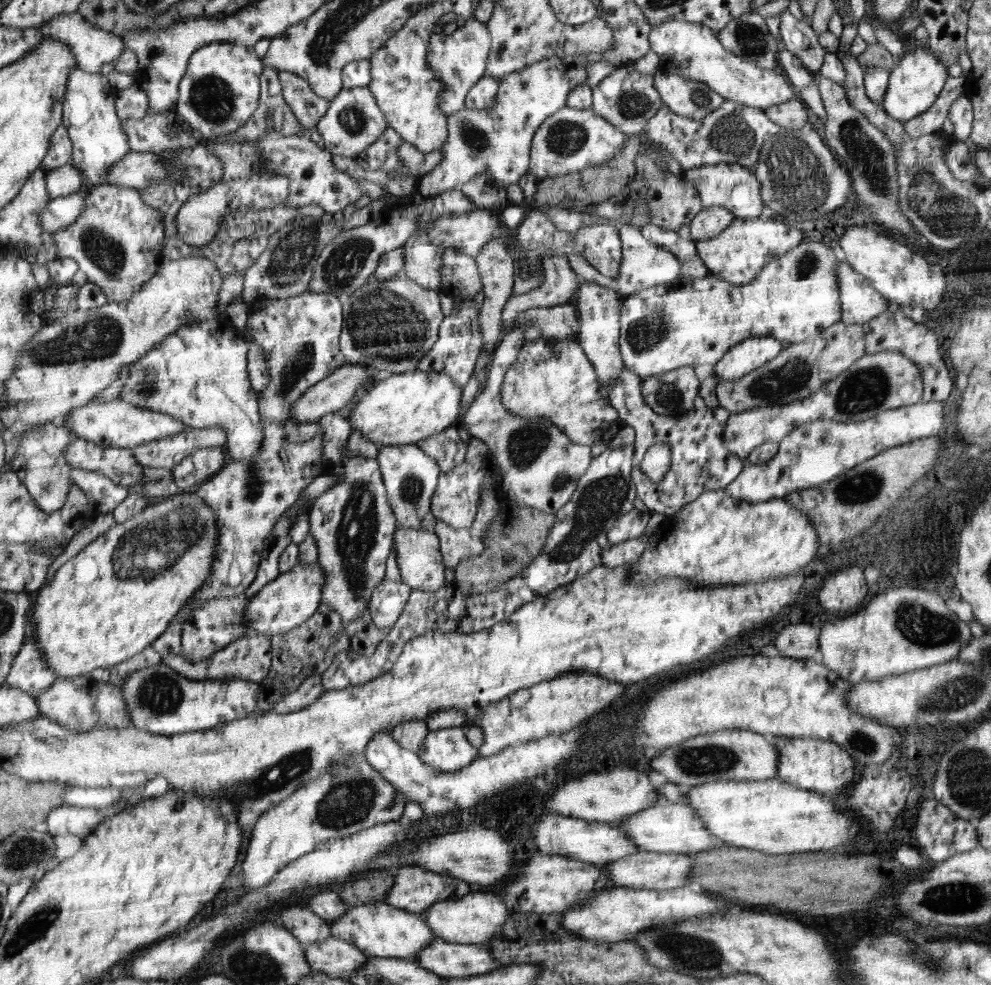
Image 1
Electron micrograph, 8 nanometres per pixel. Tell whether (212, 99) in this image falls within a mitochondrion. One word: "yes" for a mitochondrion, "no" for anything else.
yes

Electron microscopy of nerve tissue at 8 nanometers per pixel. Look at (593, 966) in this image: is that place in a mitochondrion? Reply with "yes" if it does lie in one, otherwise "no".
no

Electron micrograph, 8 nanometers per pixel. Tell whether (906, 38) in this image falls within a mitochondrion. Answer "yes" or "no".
no

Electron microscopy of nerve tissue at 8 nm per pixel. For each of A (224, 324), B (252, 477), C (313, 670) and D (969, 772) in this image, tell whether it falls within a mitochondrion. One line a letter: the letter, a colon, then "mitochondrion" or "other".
A: other
B: mitochondrion
C: other
D: mitochondrion

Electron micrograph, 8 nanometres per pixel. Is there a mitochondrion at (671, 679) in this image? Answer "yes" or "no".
no

